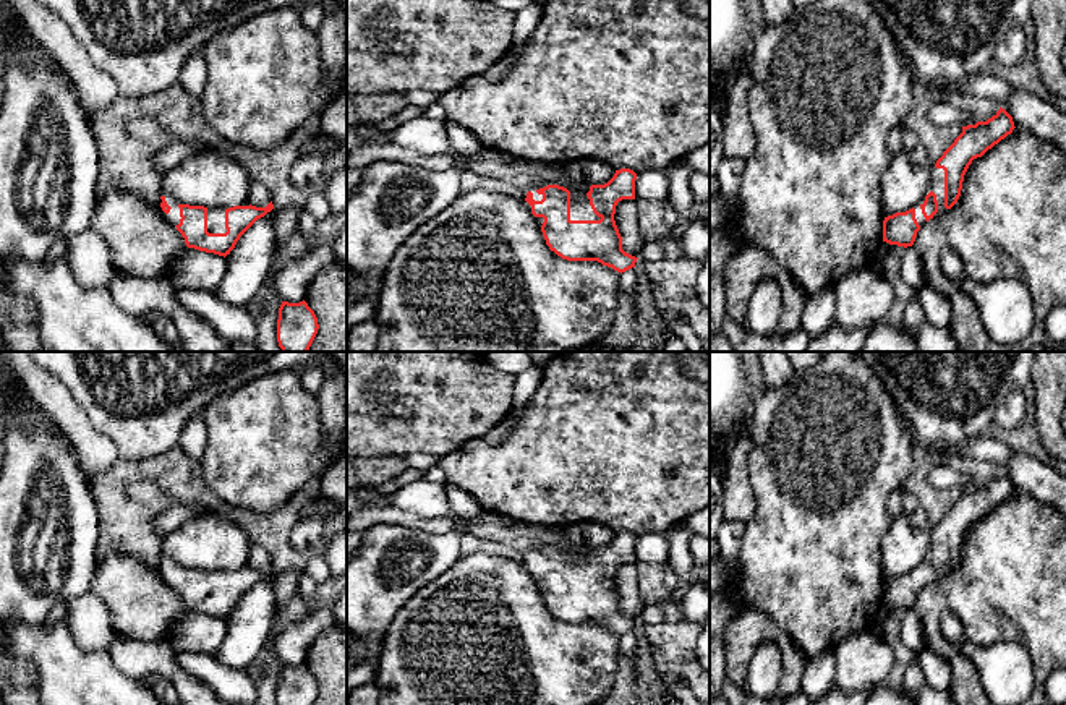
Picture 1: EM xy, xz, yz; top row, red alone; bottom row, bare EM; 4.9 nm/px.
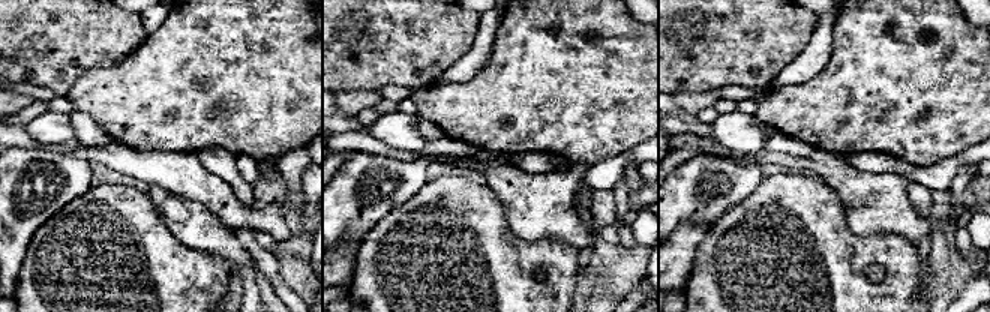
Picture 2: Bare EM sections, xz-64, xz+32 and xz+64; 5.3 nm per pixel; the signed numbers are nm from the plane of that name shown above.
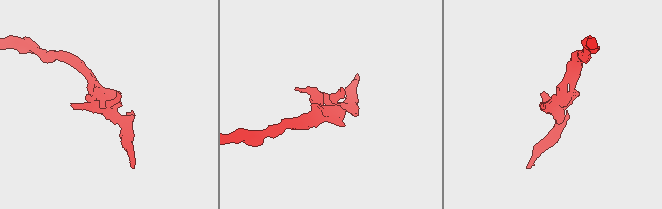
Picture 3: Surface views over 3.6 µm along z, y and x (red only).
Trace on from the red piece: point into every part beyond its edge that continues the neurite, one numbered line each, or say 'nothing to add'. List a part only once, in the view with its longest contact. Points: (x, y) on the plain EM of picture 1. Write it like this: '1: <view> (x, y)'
1: xz (580, 572)

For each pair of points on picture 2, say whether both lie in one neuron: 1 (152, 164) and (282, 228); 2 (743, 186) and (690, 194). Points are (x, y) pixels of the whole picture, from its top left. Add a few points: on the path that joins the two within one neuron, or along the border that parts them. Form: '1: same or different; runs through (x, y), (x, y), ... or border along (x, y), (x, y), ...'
1: same; runs through (185, 176), (249, 216)
2: same; runs through (729, 186), (704, 188)

